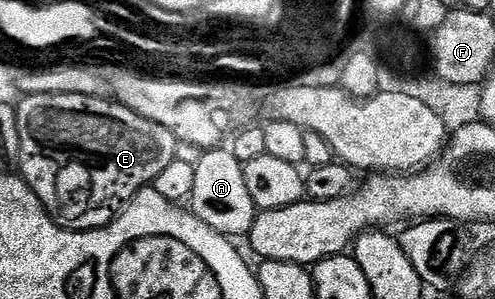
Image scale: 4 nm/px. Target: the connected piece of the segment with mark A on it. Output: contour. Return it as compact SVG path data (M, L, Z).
M229 148L208 149L201 156L201 160L195 165L197 180L193 180L193 192L189 199L189 209L192 214L199 217L209 228L213 228L219 234L236 236L235 234L250 235L251 225L255 222L257 213L253 204L253 196L249 196L249 187L245 184L245 172L243 163L237 160L237 156Z

